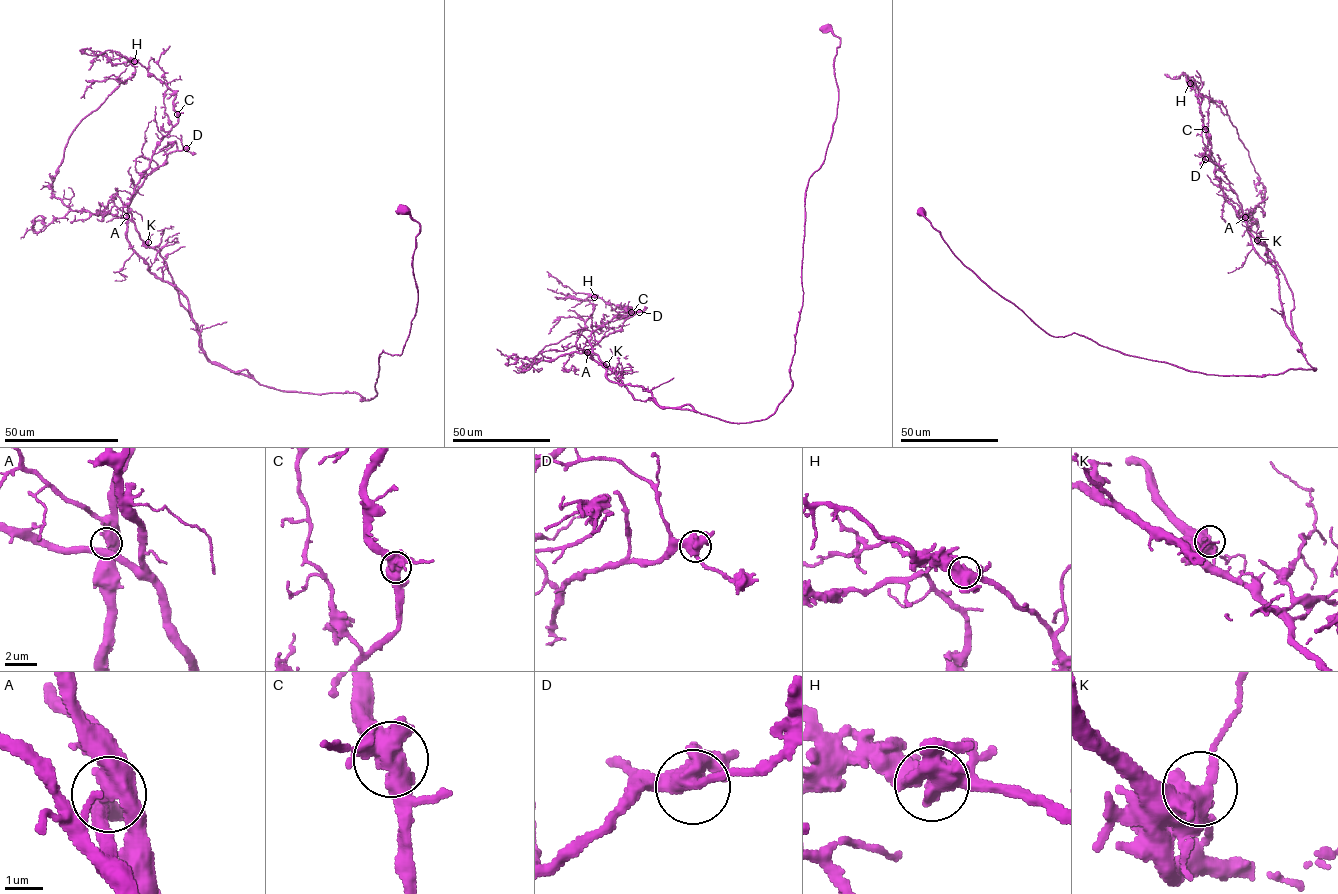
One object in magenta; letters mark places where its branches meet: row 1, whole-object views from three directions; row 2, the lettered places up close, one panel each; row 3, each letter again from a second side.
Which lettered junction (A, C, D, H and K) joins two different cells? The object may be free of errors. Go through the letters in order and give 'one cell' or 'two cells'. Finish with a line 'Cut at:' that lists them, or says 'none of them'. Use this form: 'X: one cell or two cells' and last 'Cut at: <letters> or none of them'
A: one cell
C: one cell
D: one cell
H: one cell
K: one cell
Cut at: none of them

